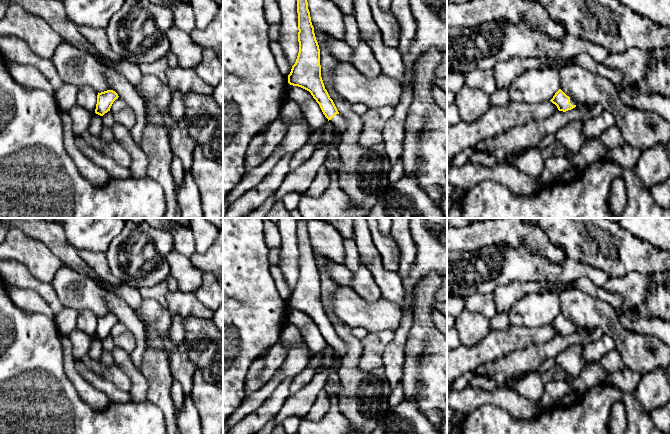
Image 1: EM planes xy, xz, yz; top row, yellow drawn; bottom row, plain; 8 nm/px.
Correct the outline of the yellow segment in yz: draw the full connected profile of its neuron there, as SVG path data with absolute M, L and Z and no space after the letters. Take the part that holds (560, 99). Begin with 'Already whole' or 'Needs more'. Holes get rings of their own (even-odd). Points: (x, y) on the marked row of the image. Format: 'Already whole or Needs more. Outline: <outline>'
Needs more. Outline: M561 89L555 93L550 101L557 106L559 111L563 112L571 110L578 105L576 100L567 96Z

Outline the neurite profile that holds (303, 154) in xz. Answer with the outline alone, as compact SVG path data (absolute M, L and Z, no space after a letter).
M325 126L315 131L311 136L309 136L308 142L297 152L293 153L289 162L290 170L294 170L301 166L313 155L316 150L316 146L321 141L324 131Z

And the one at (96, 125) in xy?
M94 113L88 131L92 136L98 137L103 129L102 118Z

